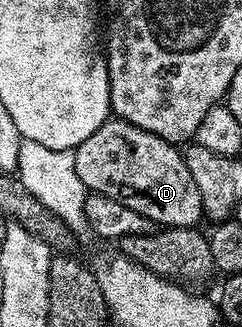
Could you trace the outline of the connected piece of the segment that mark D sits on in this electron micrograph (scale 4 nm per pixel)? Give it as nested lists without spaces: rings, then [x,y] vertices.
[[[109,119],[74,152],[74,167],[85,190],[114,199],[160,227],[190,229],[201,224],[202,195],[198,195],[198,186],[186,168],[183,152],[166,139],[142,131],[134,123]]]

